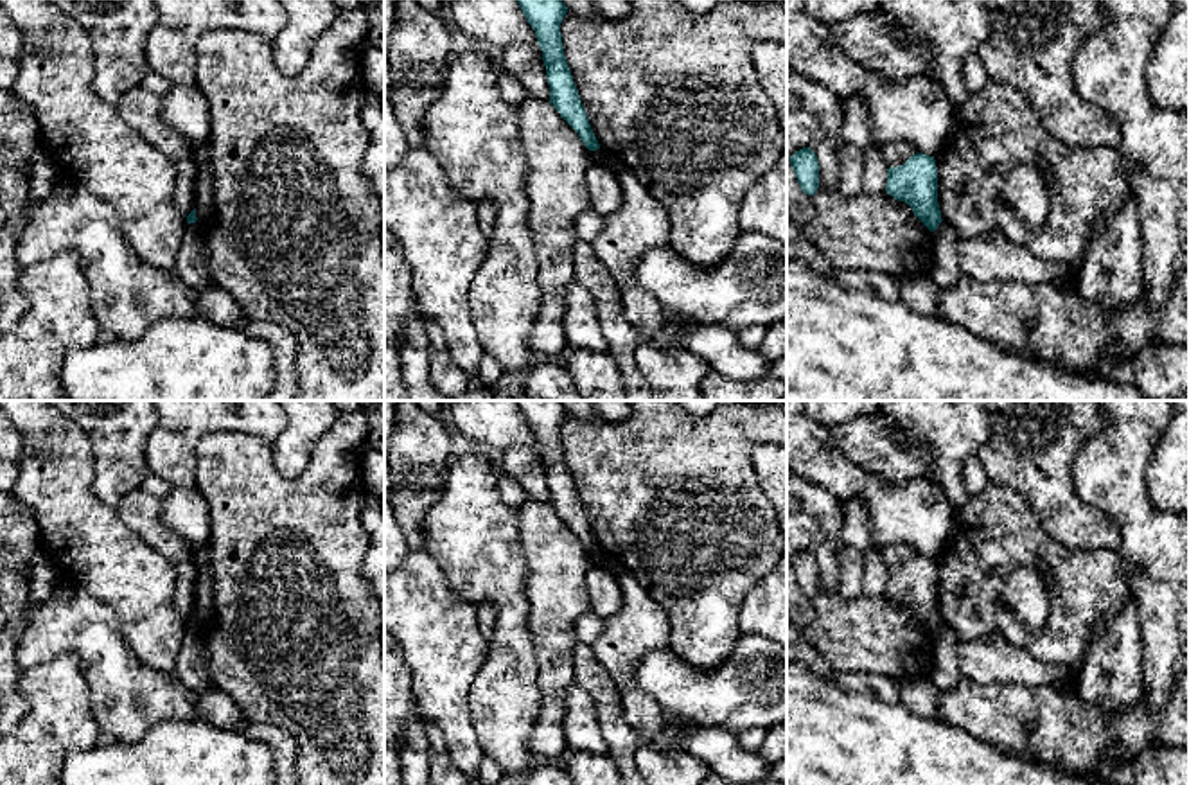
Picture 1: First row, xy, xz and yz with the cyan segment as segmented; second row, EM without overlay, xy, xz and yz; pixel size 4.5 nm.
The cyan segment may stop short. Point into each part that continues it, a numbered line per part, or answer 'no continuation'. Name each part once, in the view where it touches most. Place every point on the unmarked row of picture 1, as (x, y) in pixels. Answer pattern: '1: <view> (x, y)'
no continuation

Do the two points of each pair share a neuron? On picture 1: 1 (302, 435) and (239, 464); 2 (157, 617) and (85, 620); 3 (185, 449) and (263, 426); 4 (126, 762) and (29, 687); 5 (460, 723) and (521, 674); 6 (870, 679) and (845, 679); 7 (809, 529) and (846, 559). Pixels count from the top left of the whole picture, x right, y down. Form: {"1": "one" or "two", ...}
{"1": "two", "2": "two", "3": "one", "4": "two", "5": "two", "6": "one", "7": "two"}

